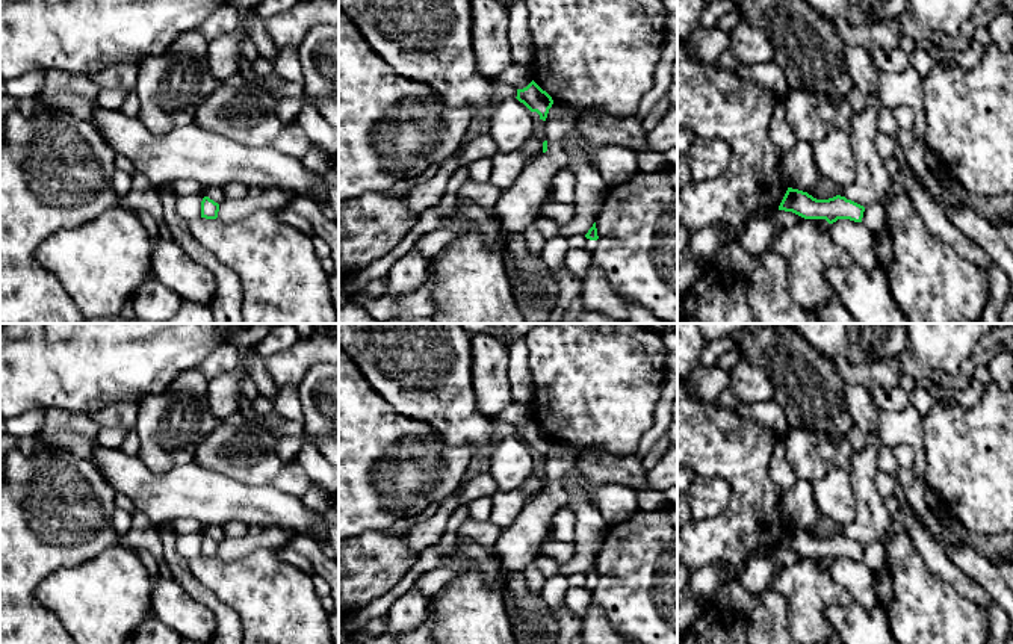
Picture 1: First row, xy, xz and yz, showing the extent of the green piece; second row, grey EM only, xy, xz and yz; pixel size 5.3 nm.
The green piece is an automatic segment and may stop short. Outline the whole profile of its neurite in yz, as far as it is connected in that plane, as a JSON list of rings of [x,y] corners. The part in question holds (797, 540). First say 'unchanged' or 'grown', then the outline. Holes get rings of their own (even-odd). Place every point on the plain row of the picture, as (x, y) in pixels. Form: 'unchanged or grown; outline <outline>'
unchanged; outline [[[788,526],[779,549],[792,550],[804,558],[826,558],[833,562],[838,558],[862,561],[865,546],[841,534],[816,538],[807,531]]]

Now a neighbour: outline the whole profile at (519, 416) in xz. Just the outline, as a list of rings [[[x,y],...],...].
[[[511,404],[500,414],[491,417],[494,423],[510,423],[516,428],[523,428],[532,420],[531,410],[528,407]]]

